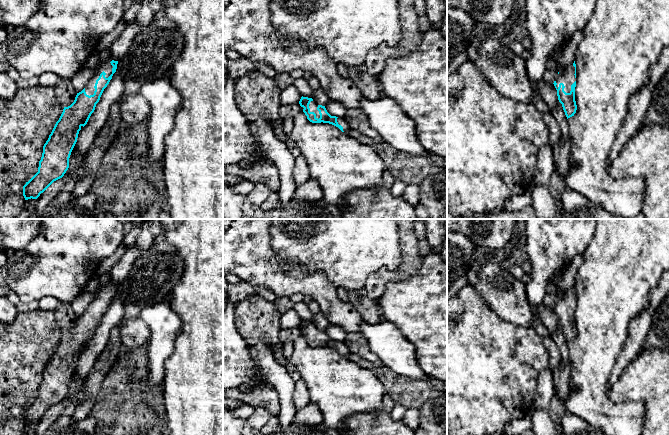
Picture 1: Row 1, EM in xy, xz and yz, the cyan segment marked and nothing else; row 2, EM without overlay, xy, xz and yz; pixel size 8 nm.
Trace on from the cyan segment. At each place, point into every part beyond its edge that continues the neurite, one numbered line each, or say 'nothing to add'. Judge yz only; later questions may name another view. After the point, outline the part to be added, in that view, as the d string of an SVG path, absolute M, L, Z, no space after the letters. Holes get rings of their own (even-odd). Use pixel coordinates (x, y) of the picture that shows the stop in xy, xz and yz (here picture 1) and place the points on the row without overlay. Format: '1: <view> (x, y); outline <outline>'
1: yz (566, 300); outline M573 289L561 294L555 301L555 305L557 307L556 309L557 313L559 311L559 308L563 307L565 310L564 315L566 317L570 317L571 309L576 305L574 298L575 298L575 291Z

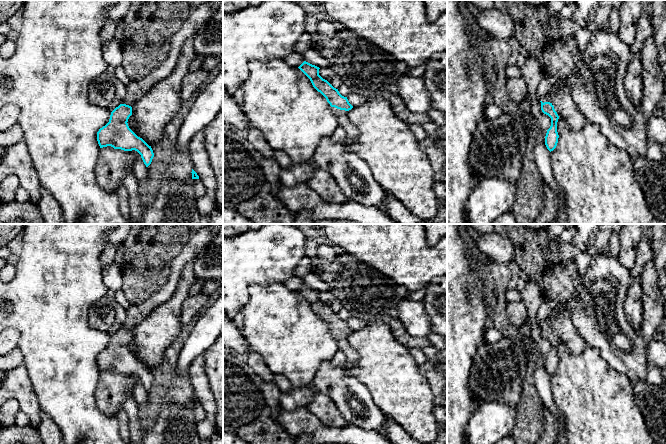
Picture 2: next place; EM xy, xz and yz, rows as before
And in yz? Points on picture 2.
1: yz (564, 329); outline M560 306L555 308L558 310L558 315L552 317L550 314L542 322L542 326L550 326L559 341L562 341L572 354L580 354L586 348L584 338L575 328L570 313L562 309Z

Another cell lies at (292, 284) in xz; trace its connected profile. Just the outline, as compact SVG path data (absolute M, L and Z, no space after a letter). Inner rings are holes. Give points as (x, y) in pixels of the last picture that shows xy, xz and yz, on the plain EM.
M292 278L288 279L284 284L291 291L299 291L305 285L304 282Z

